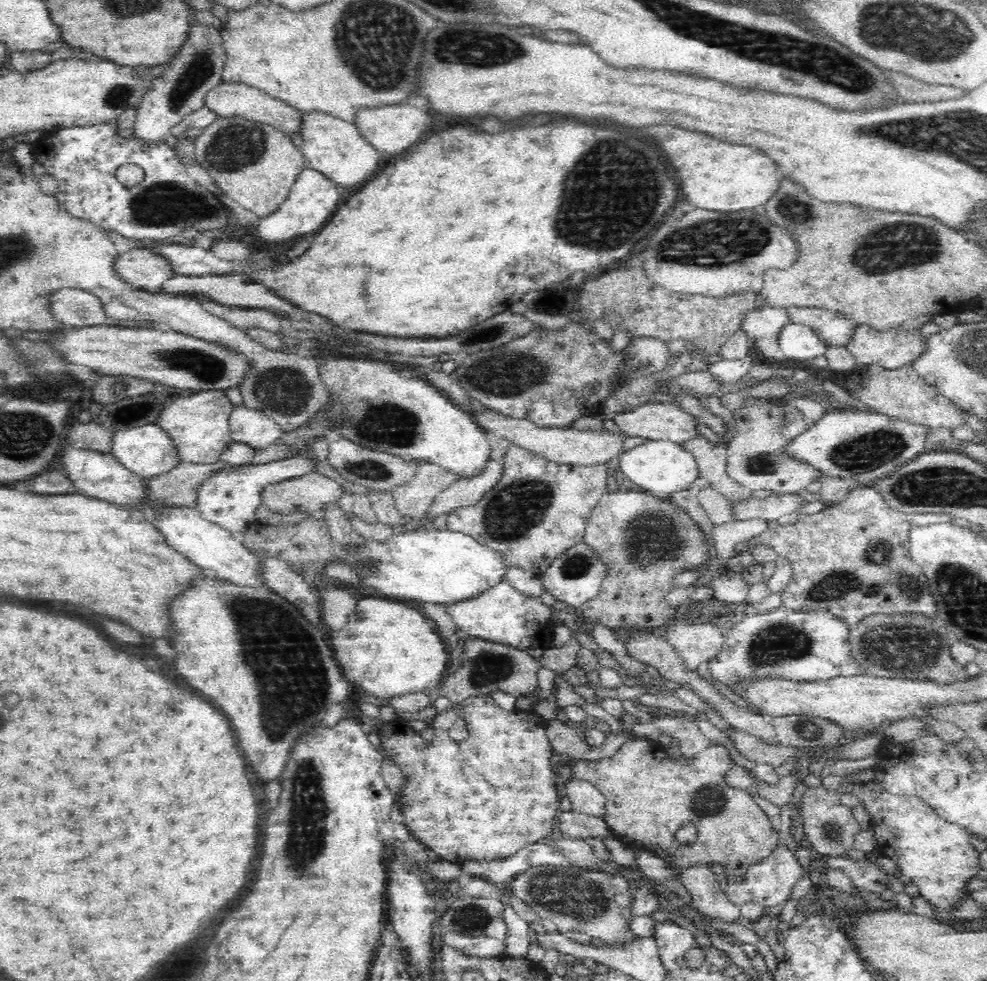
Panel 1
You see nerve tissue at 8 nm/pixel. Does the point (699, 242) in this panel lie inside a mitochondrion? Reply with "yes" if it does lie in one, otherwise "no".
yes

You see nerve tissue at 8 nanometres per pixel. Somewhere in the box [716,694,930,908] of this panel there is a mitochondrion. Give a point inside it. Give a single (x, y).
(804, 727)

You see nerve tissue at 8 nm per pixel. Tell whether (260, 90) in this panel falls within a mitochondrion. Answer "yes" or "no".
no

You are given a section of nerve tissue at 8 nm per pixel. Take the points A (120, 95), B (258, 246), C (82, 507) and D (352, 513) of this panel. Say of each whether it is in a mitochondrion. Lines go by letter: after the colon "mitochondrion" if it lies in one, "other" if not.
A: mitochondrion
B: other
C: other
D: other

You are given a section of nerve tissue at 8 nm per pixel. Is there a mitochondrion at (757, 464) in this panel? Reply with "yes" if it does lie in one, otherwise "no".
yes

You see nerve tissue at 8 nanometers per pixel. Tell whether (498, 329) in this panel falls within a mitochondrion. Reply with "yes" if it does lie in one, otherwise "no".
yes

